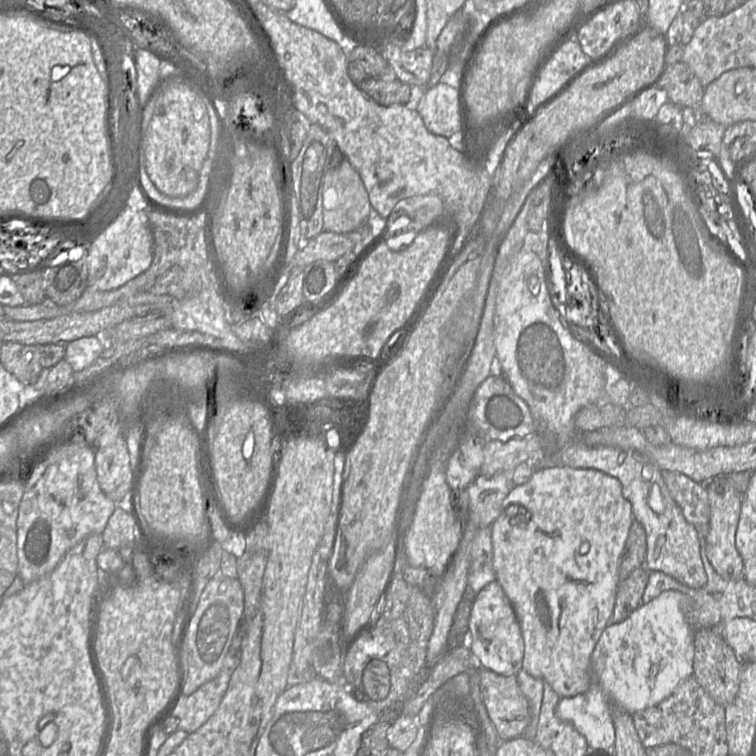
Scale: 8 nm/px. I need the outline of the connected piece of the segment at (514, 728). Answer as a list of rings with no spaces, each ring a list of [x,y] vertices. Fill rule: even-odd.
[[[486,668],[479,669],[478,674],[482,700],[499,739],[506,741],[522,736],[530,722],[530,708],[515,676],[503,676]]]

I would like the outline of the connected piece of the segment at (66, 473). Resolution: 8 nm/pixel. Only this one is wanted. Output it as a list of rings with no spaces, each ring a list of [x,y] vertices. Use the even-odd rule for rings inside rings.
[[[67,444],[53,452],[25,483],[17,517],[18,574],[27,585],[49,574],[65,553],[90,534],[102,534],[115,503],[102,491],[95,465],[95,449],[88,444]]]

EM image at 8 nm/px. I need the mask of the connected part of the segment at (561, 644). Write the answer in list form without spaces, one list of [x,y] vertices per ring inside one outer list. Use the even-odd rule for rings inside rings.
[[[554,466],[549,468],[534,468],[533,475],[528,482],[513,486],[502,503],[501,515],[491,526],[493,566],[496,573],[496,580],[509,599],[522,631],[524,641],[522,668],[530,675],[547,682],[561,698],[572,697],[586,692],[594,681],[591,674],[591,656],[601,634],[610,623],[615,605],[616,592],[620,582],[618,574],[620,558],[632,522],[632,505],[624,498],[621,482],[617,478],[596,469]]]

